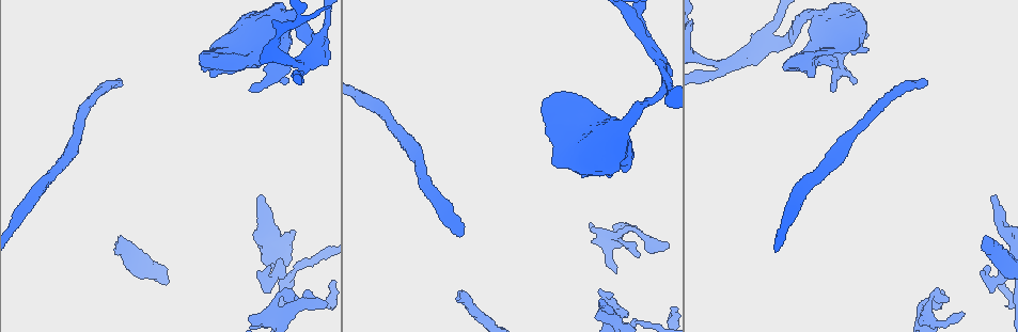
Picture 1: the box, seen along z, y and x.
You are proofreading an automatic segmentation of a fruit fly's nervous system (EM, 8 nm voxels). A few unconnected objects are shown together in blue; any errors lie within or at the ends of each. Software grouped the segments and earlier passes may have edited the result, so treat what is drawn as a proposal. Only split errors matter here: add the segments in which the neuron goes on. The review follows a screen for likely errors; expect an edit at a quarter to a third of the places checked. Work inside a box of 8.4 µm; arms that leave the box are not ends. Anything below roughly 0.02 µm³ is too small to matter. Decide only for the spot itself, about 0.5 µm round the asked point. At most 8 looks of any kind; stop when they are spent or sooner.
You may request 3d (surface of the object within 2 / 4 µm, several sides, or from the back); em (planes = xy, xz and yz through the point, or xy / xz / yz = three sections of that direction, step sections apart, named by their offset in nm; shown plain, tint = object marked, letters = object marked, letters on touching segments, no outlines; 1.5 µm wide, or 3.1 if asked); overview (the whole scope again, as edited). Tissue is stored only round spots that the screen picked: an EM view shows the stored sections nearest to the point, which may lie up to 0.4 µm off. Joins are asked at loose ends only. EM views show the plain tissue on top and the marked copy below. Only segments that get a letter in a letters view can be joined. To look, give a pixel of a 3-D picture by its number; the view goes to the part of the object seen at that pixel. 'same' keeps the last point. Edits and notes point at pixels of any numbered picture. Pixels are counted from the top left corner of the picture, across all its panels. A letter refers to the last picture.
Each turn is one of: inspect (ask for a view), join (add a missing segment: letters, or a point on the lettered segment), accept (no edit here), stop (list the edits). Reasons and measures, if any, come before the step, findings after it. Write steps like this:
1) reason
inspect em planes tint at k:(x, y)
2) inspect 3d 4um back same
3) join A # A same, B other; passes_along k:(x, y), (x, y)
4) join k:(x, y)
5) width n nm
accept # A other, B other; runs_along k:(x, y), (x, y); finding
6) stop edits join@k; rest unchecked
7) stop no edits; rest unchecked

free end
inspect 3d 4um back at 1:(461, 231)

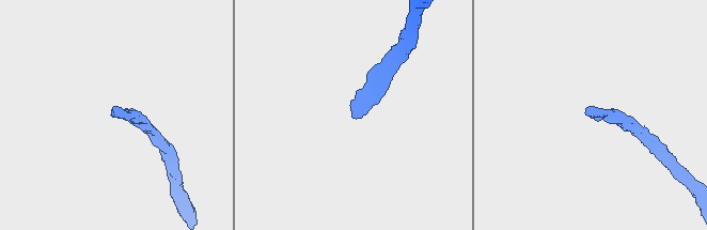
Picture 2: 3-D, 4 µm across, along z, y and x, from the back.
now the EM
inspect em planes letters at 2:(355, 116)

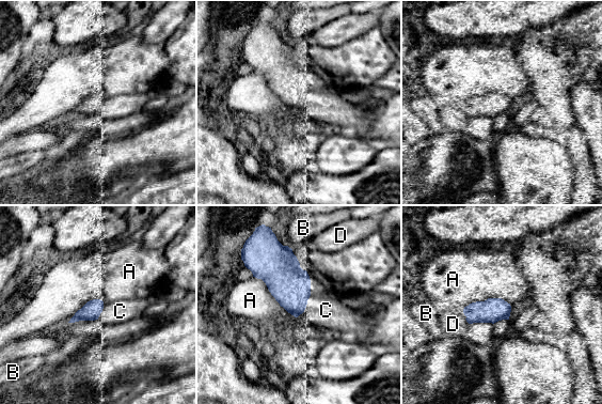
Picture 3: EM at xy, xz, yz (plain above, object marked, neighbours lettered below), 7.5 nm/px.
join C # A other, B other, C same, D other; it goes on there

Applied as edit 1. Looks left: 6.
free end
inspect 3d 2um at 1:(601, 290)

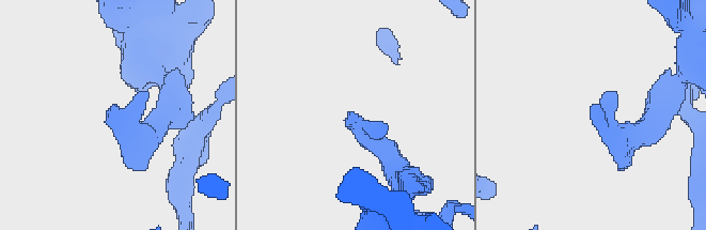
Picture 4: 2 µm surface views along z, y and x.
inspect em xz step 4 tint at 4:(113, 106)

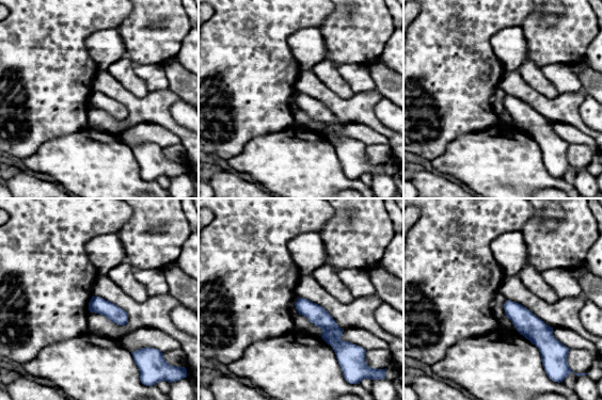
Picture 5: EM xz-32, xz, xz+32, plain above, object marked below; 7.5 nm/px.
inspect em xz step 4 letters same

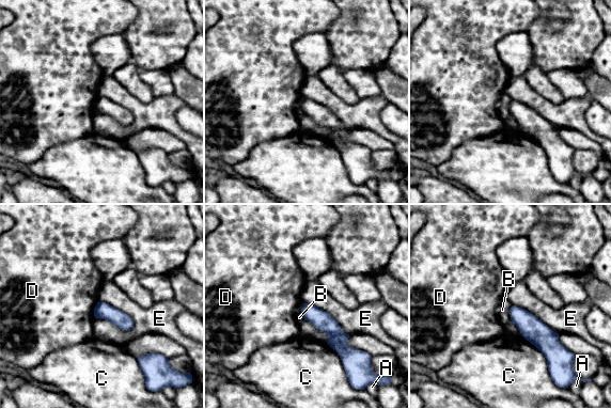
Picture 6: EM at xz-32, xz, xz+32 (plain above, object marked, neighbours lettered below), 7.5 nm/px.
accept # A other, B other, C other, D other, E other; border 6:(98, 301), (93, 315); none of them fits

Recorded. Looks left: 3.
stop edits join@3; rest unchecked

